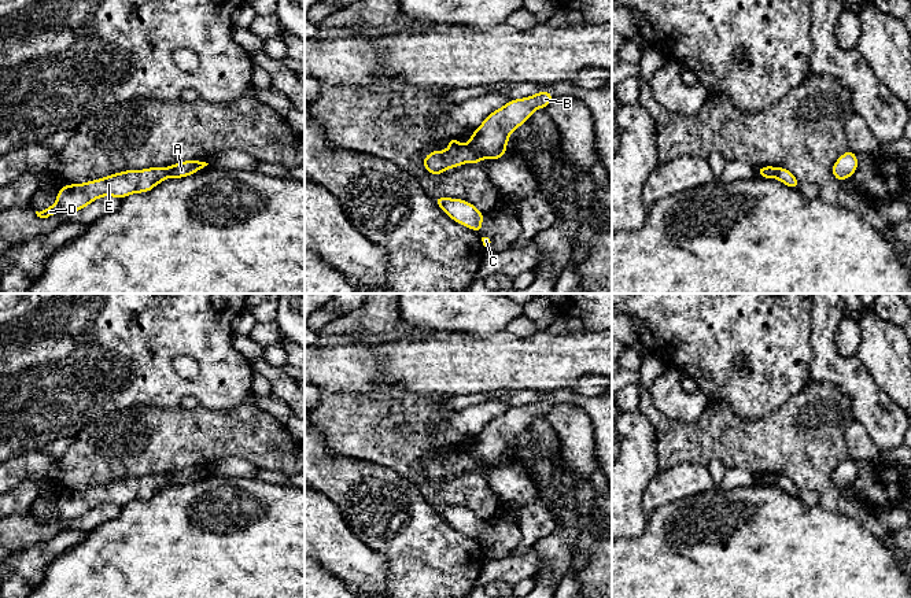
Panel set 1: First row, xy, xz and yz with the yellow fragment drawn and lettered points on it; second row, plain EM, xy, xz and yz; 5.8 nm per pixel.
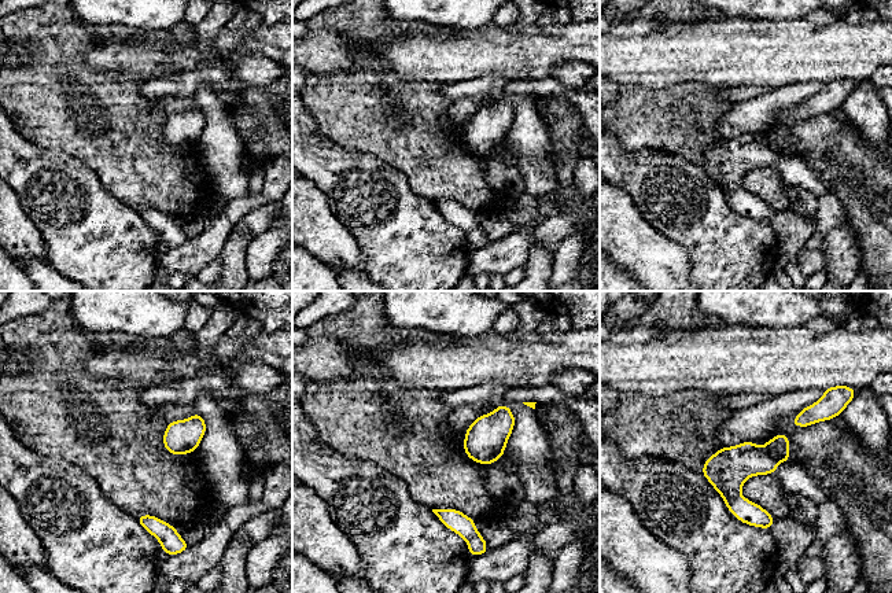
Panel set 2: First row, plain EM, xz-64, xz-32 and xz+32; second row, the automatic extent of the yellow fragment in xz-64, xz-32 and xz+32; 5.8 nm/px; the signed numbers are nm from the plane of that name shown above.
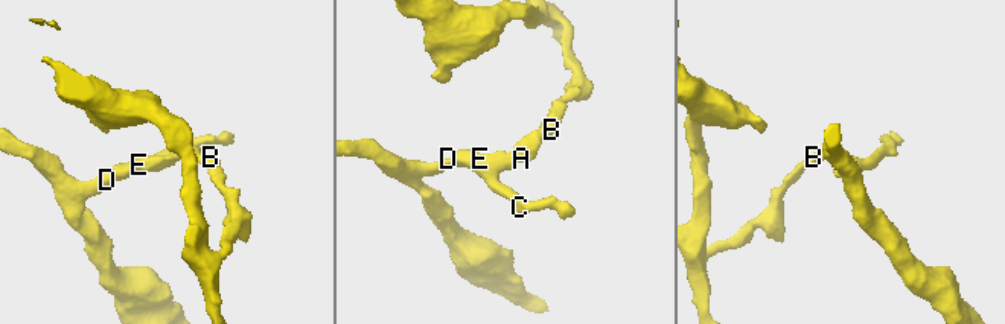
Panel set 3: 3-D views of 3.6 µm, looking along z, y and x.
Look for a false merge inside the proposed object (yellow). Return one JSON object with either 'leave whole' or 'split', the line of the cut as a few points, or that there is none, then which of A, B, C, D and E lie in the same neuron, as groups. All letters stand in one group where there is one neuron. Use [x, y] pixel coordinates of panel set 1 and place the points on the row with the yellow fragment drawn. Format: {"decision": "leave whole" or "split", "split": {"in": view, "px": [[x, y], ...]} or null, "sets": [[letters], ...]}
{"decision": "split", "split": {"in": "xz", "px": [[468, 144], [482, 158]]}, "sets": [["A", "B"], ["C", "D", "E"]]}

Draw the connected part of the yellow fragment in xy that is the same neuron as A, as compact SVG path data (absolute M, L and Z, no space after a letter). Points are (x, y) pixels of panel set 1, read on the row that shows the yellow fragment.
M184 160L166 169L170 178L182 178L196 173L198 170L203 169L207 165L209 163L202 160Z

